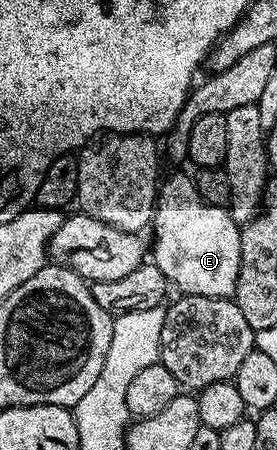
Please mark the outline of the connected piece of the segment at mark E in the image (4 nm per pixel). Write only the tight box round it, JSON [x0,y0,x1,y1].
[151,173,241,298]

